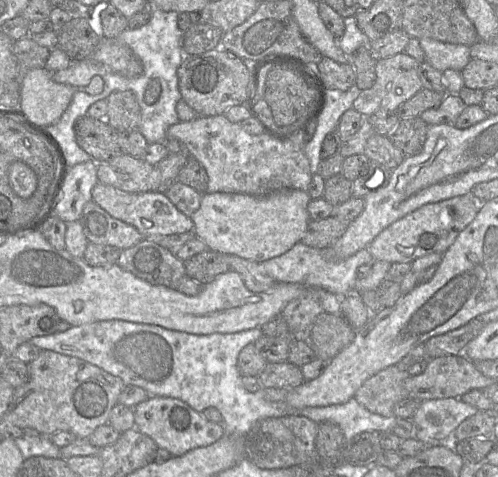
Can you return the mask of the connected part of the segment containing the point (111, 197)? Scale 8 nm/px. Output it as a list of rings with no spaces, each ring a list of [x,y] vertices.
[[[97,183],[93,187],[91,195],[92,201],[108,214],[134,226],[144,238],[184,233],[192,231],[194,227],[192,218],[181,213],[162,192],[126,192],[110,185]]]

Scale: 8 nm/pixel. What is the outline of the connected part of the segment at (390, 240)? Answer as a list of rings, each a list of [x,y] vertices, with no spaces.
[[[473,194],[425,204],[382,230],[368,245],[367,250],[374,260],[384,260],[391,264],[411,263],[430,253],[443,254],[454,243],[459,233],[473,221],[481,204]]]

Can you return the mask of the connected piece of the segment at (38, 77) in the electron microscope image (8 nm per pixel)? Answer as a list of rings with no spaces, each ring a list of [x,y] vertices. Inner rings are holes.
[[[46,69],[22,73],[20,107],[34,122],[46,126],[57,123],[70,105],[75,88],[57,83]]]

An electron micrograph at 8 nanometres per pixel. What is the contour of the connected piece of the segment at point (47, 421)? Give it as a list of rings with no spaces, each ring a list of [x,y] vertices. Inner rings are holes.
[[[40,350],[27,364],[28,380],[14,389],[3,420],[22,429],[33,428],[44,436],[52,436],[59,431],[69,431],[78,438],[87,439],[97,427],[108,423],[110,412],[118,403],[118,396],[126,385],[118,376],[113,376],[89,362],[52,350]]]

